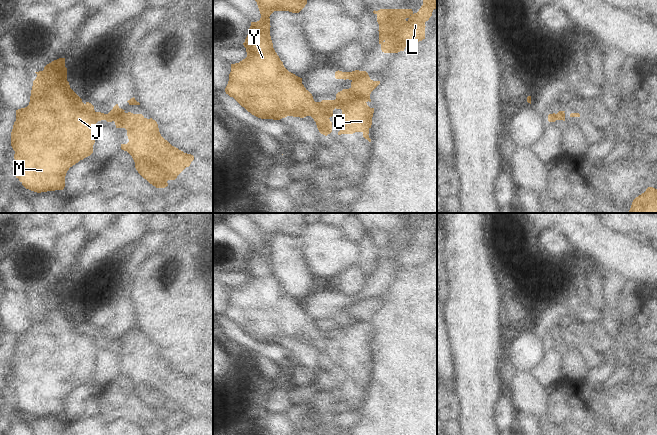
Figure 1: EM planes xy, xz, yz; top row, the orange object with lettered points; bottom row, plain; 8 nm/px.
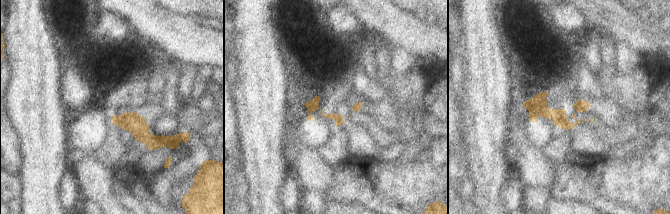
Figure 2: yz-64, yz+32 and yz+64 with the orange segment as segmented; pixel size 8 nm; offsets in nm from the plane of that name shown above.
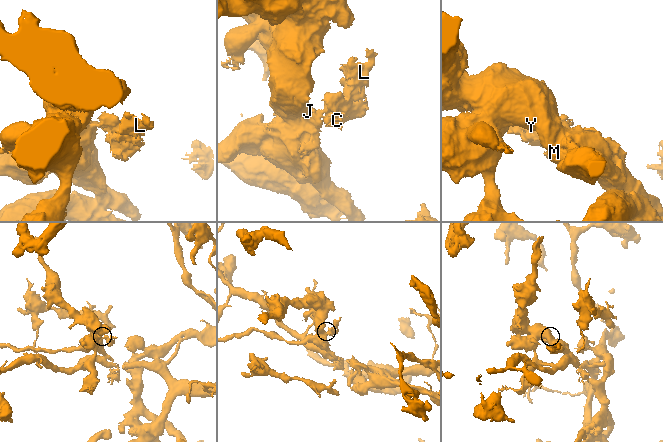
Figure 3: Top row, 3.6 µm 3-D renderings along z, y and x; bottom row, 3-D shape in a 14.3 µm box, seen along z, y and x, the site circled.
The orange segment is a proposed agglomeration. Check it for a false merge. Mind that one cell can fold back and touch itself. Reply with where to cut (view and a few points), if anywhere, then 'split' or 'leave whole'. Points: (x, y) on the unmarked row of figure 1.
cut xz (332, 324), (331, 331), (333, 333); split

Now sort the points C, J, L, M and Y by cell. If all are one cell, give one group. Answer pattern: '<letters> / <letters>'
C L / J M Y

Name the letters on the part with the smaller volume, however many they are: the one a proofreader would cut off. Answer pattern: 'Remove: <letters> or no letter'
Remove: C, L.

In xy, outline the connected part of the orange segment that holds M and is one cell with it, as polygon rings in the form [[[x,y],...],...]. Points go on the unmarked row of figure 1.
[[[65,282],[54,284],[47,288],[43,295],[35,297],[37,301],[33,305],[29,329],[16,334],[16,345],[11,356],[11,370],[15,375],[16,402],[26,413],[37,417],[63,414],[69,392],[93,377],[95,348],[101,344],[107,346],[113,344],[107,338],[96,336],[91,327],[84,328],[82,323],[70,312],[67,305]]]

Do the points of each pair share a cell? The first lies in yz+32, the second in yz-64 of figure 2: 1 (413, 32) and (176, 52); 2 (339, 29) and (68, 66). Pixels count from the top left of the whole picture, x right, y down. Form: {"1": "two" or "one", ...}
{"1": "one", "2": "one"}

